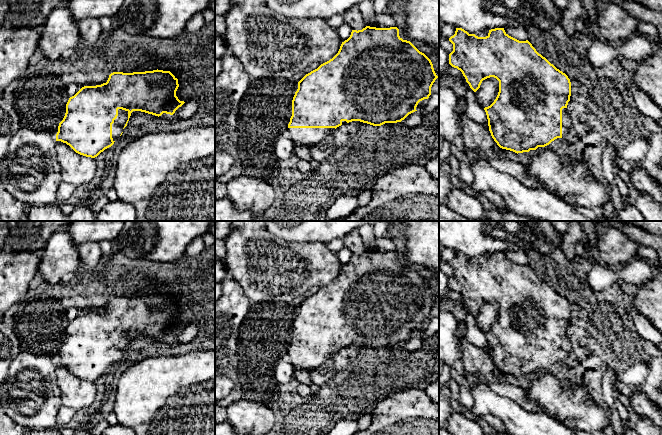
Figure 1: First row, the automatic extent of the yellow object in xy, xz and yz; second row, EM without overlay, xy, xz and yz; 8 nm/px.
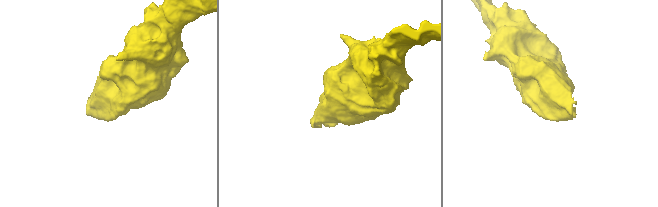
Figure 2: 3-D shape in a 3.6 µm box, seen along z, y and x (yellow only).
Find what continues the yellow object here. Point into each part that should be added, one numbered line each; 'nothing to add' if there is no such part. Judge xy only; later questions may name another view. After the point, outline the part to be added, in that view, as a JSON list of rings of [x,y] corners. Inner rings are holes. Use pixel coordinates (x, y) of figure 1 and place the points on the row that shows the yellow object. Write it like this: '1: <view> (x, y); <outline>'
1: xy (117, 127); [[[118,109],[118,116],[114,120],[114,123],[112,124],[113,141],[116,141],[120,137],[127,120],[128,120],[128,111]]]

